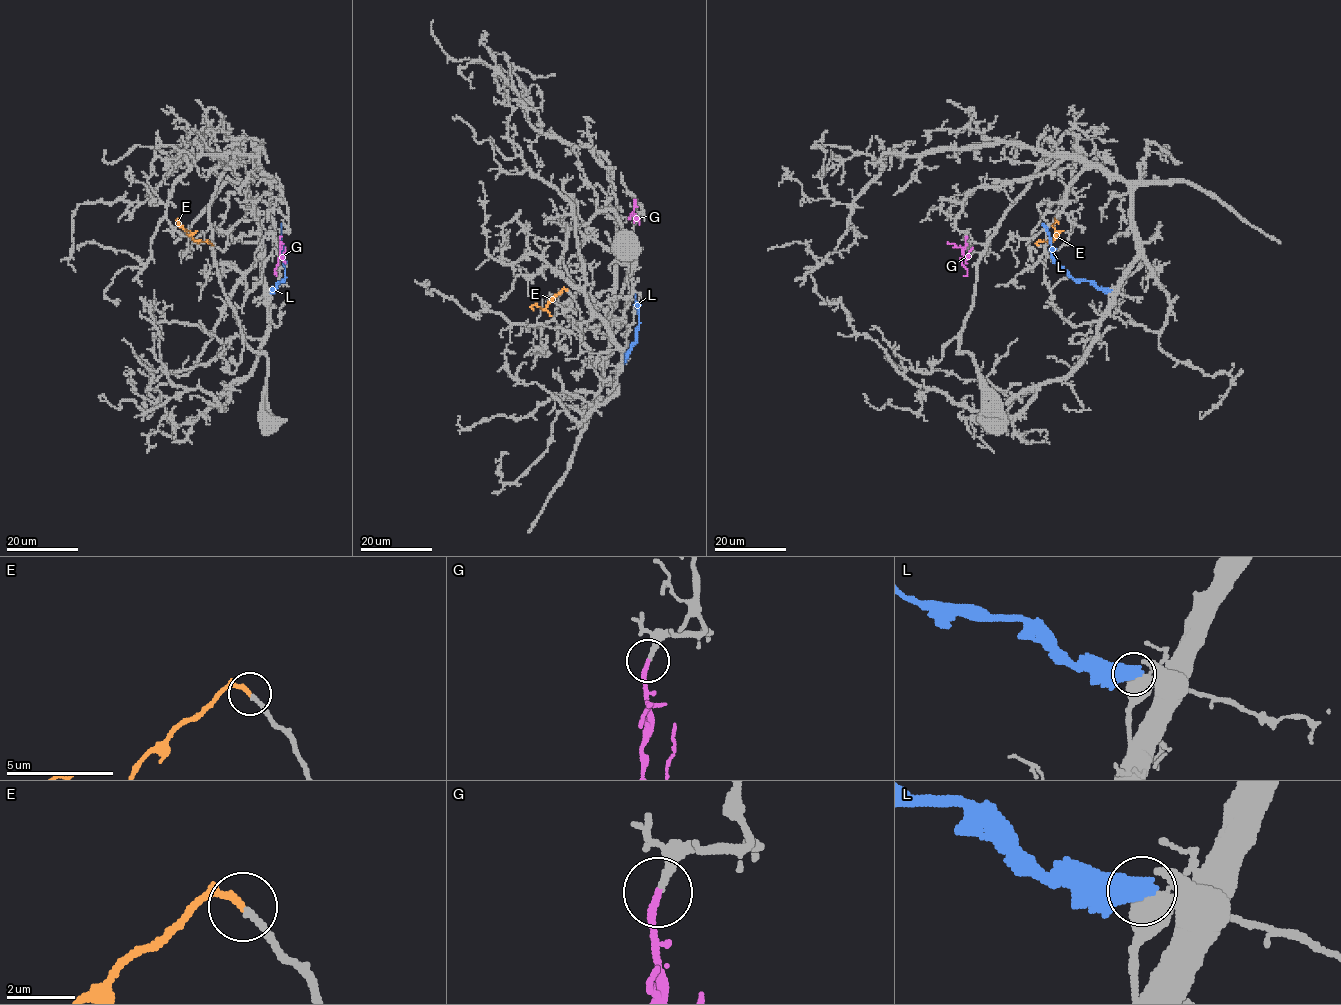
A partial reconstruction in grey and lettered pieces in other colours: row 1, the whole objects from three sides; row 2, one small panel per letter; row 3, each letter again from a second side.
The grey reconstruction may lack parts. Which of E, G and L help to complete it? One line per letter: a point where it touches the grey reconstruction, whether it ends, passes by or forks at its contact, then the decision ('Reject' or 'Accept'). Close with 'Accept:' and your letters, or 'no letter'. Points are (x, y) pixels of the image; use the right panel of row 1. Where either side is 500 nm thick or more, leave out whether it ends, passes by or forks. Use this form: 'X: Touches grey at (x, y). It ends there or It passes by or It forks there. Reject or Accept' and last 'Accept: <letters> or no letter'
E: Touches grey at (1038, 245). It ends there. Accept
G: Touches grey at (966, 236). It ends there. Accept
L: Touches grey at (1109, 290). Reject
Accept: E, G

